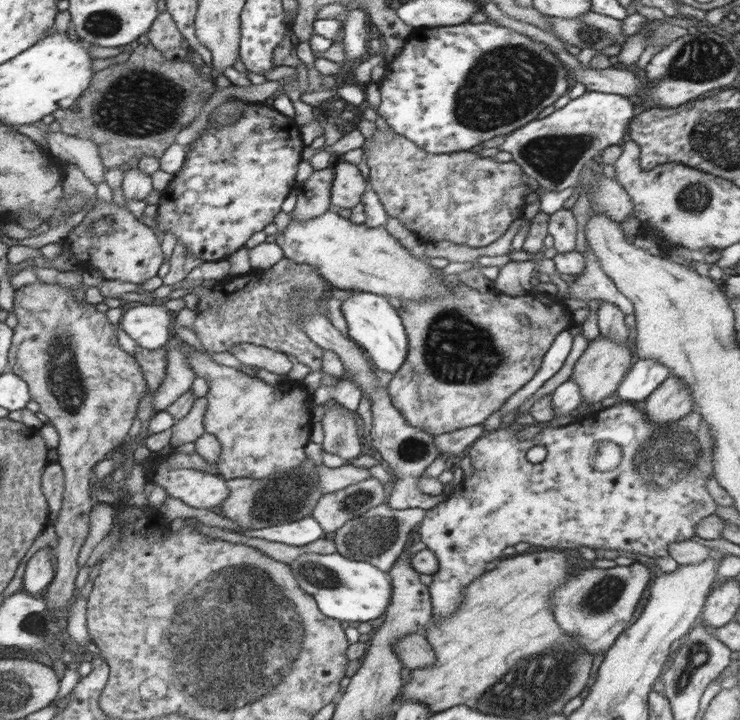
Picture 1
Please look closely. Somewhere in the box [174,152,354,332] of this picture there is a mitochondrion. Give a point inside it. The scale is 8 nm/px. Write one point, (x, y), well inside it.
(307, 287)

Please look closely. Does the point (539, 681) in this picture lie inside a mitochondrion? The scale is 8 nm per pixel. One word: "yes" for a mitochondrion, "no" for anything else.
yes

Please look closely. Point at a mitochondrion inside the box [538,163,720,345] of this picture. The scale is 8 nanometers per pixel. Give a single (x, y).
(692, 199)

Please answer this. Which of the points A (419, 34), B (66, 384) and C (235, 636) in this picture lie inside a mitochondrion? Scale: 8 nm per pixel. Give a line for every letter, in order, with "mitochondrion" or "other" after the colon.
A: other
B: mitochondrion
C: mitochondrion

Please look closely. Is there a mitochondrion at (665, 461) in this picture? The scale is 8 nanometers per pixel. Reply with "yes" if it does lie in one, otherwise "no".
yes

